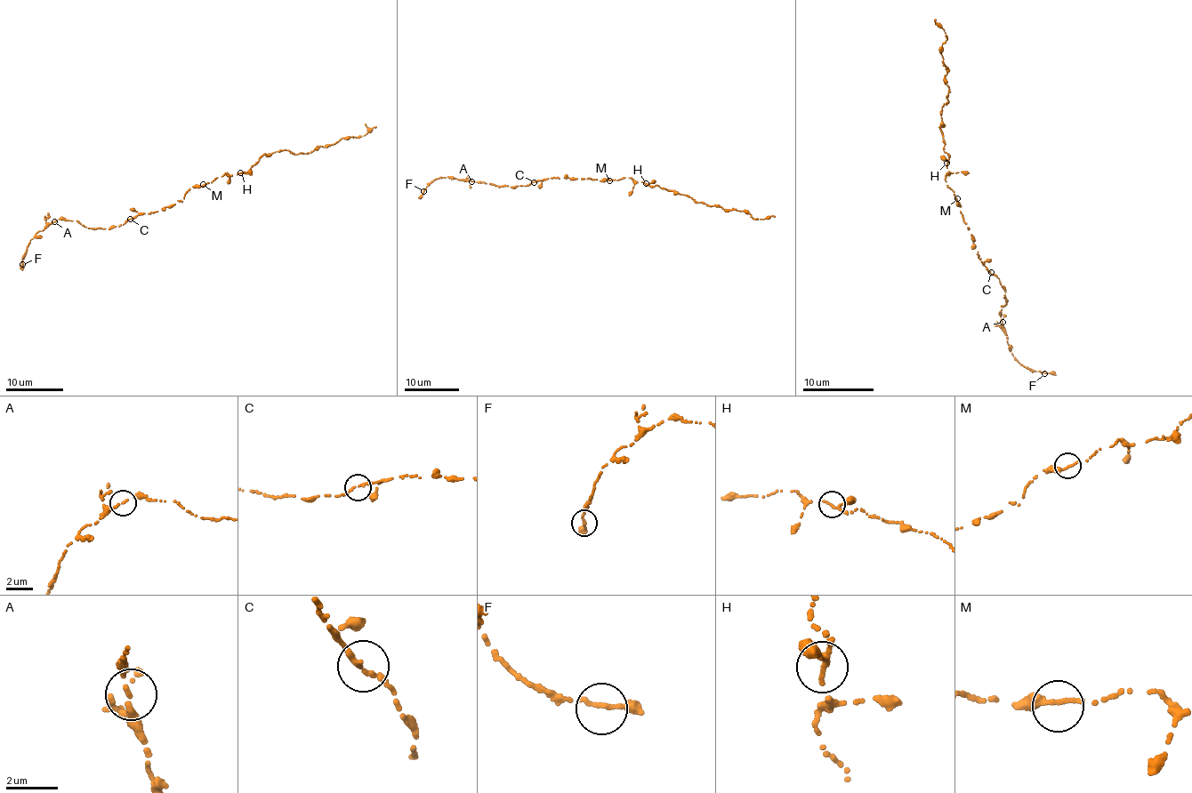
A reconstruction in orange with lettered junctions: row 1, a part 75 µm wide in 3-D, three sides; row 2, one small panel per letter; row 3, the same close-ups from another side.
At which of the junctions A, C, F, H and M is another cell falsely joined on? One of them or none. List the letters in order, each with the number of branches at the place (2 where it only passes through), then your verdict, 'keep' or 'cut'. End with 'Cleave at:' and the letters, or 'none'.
A: branches 2; keep
C: branches 2; keep
F: branches 2; keep
H: branches 2; keep
M: branches 2; keep
Cleave at: none

